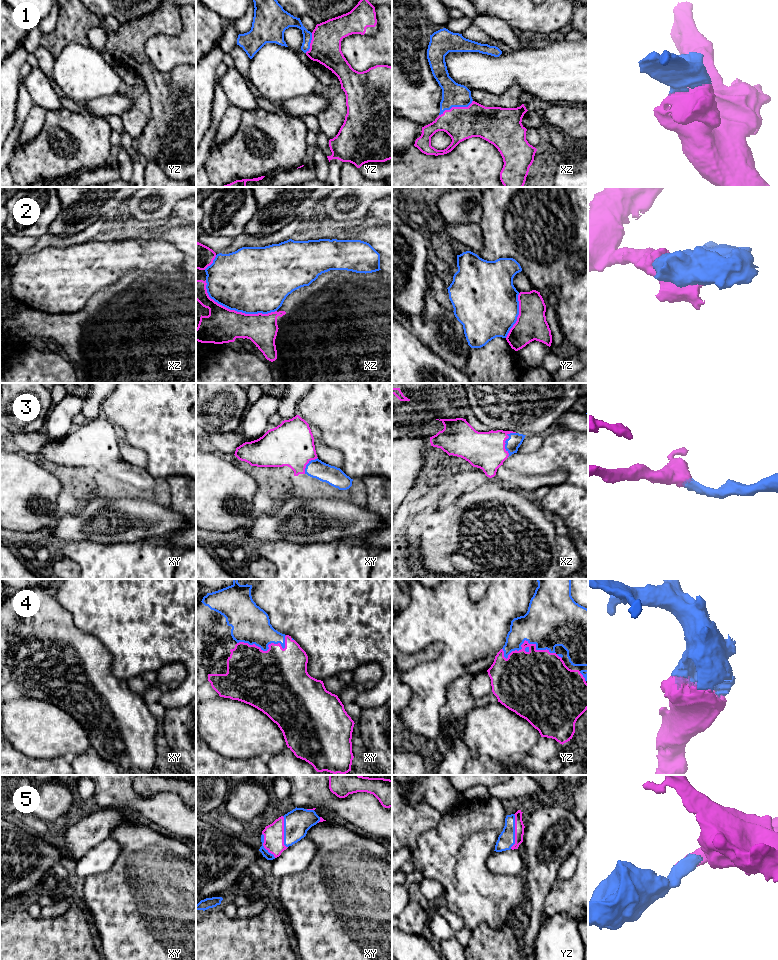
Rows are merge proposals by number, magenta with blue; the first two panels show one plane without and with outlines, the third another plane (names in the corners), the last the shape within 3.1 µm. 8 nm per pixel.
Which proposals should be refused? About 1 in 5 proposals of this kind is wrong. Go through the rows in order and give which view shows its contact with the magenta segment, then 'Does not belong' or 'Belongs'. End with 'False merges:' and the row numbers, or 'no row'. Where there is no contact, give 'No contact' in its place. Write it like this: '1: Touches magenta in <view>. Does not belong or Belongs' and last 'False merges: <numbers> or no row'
1: Touches magenta in xz. Belongs
2: Touches magenta in xz. Does not belong
3: Touches magenta in xz. Belongs
4: Touches magenta in yz. Belongs
5: Touches magenta in yz. Belongs
False merges: 2

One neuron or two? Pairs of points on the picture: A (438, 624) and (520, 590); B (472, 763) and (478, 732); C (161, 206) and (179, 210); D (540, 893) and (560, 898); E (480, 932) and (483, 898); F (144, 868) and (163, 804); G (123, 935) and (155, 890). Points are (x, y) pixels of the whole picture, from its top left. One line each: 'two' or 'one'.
A: one
B: two
C: two
D: two
E: two
F: two
G: one

